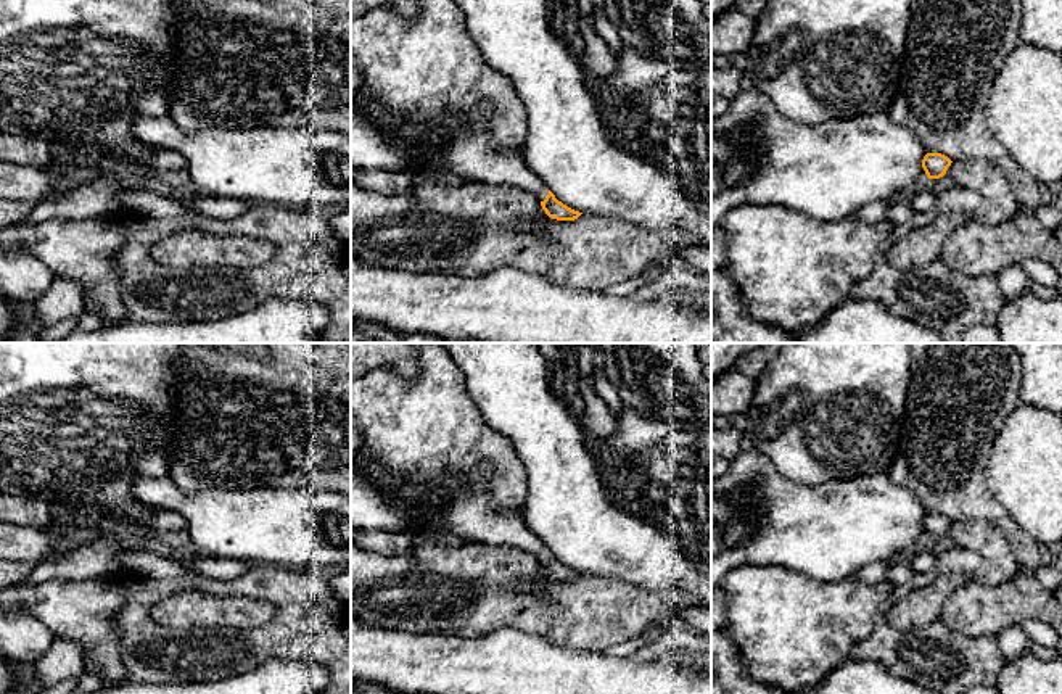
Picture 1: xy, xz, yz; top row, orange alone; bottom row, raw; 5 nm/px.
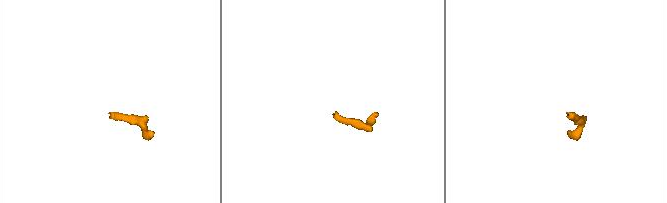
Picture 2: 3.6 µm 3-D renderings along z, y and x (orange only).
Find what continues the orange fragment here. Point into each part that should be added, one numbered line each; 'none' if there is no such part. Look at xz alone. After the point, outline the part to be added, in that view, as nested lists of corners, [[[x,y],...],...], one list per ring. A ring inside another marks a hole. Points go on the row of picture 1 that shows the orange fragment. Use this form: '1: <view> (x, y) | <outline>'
1: xz (465, 155) | [[[357,92],[351,97],[351,166],[360,171],[407,171],[417,180],[512,185],[544,201],[549,188],[528,169],[521,150],[491,145],[491,111],[492,105],[484,101],[476,118],[459,114],[446,124],[428,124],[428,130],[444,134],[444,142],[418,147],[383,134],[381,127],[397,124],[378,118]]]

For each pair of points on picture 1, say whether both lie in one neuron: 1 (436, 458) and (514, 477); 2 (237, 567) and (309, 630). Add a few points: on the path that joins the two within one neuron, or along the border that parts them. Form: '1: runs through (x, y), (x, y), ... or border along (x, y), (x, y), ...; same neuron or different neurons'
1: runs through (456, 454), (491, 454), (494, 458); same neuron
2: border along (255, 565), (229, 580), (208, 578); different neurons

